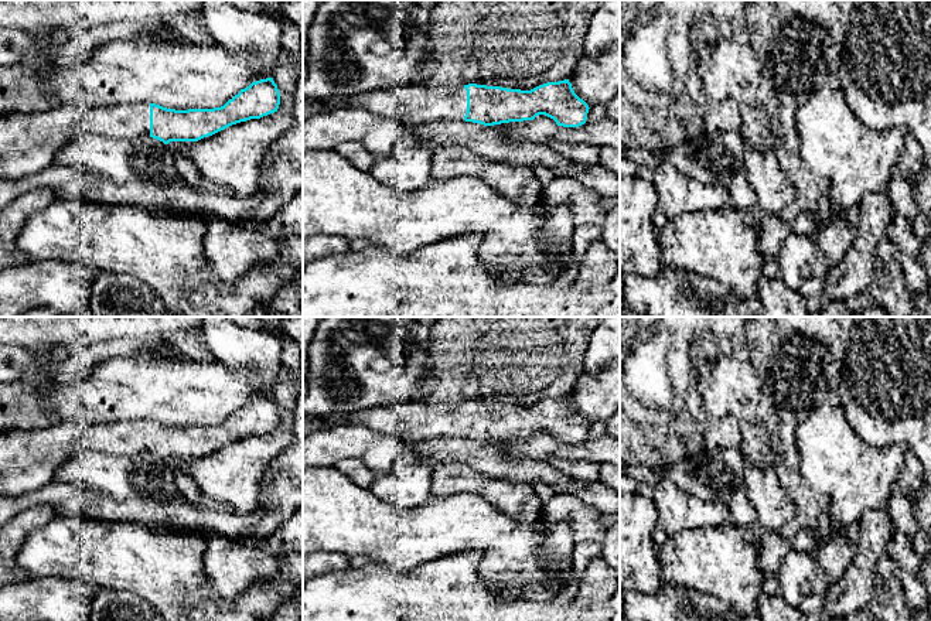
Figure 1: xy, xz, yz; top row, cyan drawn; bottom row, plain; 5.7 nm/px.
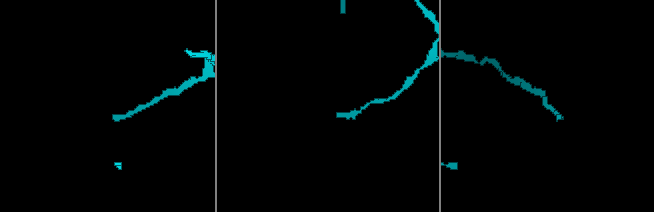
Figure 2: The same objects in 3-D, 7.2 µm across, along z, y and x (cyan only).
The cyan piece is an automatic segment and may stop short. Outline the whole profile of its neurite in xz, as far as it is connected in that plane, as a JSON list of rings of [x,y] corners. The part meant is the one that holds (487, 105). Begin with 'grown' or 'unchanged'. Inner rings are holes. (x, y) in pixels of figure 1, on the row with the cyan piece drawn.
grown; [[[569,79],[548,82],[531,91],[477,83],[434,89],[410,85],[405,88],[381,89],[349,98],[332,96],[321,100],[327,102],[331,109],[365,108],[374,113],[395,116],[412,124],[439,119],[453,119],[494,126],[509,122],[533,120],[536,116],[545,115],[553,119],[557,126],[579,127],[586,123],[590,109],[589,105],[574,93]]]

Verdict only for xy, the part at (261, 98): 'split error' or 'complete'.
split error

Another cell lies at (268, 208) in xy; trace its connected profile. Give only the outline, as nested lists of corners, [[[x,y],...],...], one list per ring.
[[[303,71],[297,78],[291,116],[291,126],[276,140],[263,160],[258,192],[265,192],[269,198],[256,209],[243,214],[241,225],[255,226],[258,221],[269,219],[303,188]]]

